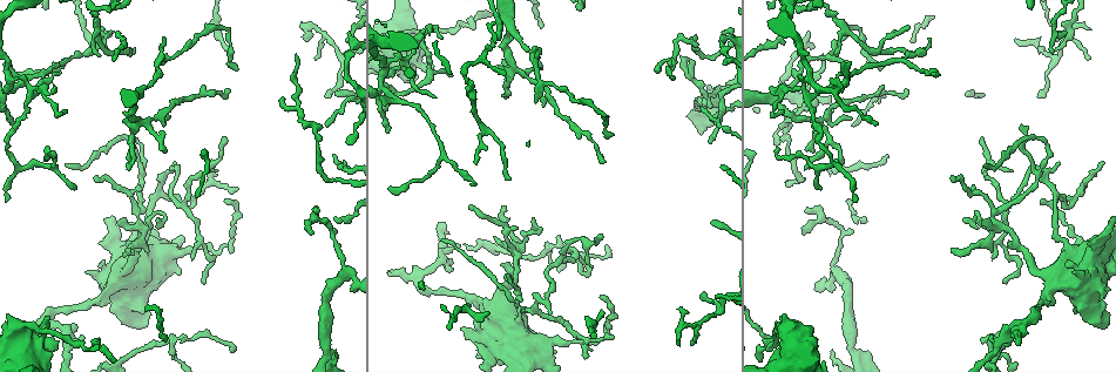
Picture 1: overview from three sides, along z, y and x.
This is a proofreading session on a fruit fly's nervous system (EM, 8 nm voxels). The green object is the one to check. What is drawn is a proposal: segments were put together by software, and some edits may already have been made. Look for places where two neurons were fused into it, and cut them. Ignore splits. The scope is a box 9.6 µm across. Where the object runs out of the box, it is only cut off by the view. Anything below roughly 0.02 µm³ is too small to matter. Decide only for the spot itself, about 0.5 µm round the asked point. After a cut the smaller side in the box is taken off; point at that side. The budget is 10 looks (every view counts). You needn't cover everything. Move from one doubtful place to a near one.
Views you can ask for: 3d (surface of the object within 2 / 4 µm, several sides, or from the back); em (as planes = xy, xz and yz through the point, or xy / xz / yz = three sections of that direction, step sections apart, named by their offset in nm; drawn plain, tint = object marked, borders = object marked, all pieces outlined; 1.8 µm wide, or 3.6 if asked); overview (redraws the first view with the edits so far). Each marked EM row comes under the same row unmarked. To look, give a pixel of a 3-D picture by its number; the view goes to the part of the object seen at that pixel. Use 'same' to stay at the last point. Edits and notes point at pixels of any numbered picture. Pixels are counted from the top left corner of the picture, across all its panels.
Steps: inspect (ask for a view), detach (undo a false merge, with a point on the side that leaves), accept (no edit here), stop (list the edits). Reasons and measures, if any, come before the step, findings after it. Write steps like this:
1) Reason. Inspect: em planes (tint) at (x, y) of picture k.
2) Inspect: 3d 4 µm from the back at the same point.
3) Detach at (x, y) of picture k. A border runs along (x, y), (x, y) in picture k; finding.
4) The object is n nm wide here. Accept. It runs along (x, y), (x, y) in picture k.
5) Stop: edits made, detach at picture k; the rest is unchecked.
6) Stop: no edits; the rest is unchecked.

Arms part here. Inspect: em planes (tint) at (518, 248) of picture 1.

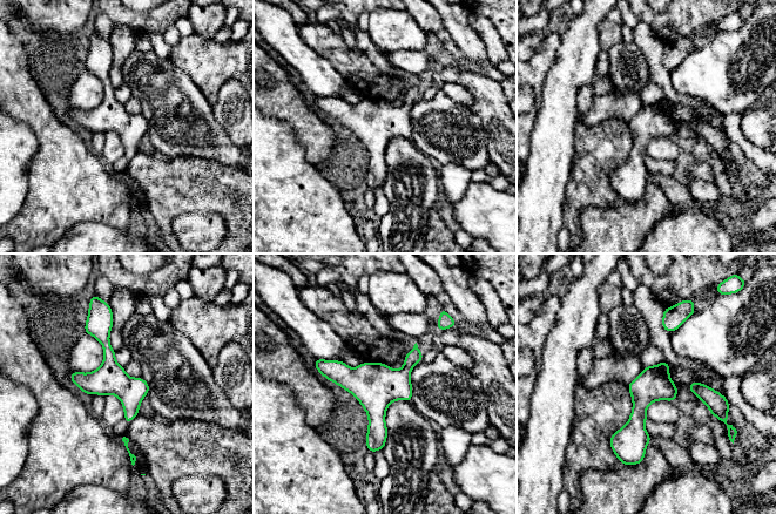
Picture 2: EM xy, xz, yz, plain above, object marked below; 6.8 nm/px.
Accept. It runs along (109, 316), (109, 373), (129, 393), (128, 418) in picture 2; one neuron here.

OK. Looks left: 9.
Calibre changes. Inspect: em 3.6 µm planes (borders) at (1076, 263) of picture 1.

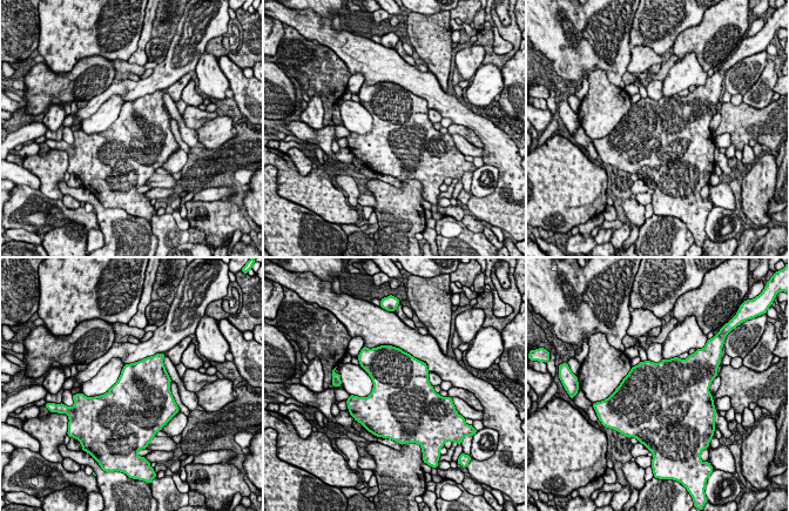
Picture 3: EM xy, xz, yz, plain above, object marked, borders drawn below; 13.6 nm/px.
Accept. Continuous, no second neuron.

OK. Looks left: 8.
Thin neck. Inspect: em xy step 4 (tint) at (317, 147) of picture 1.

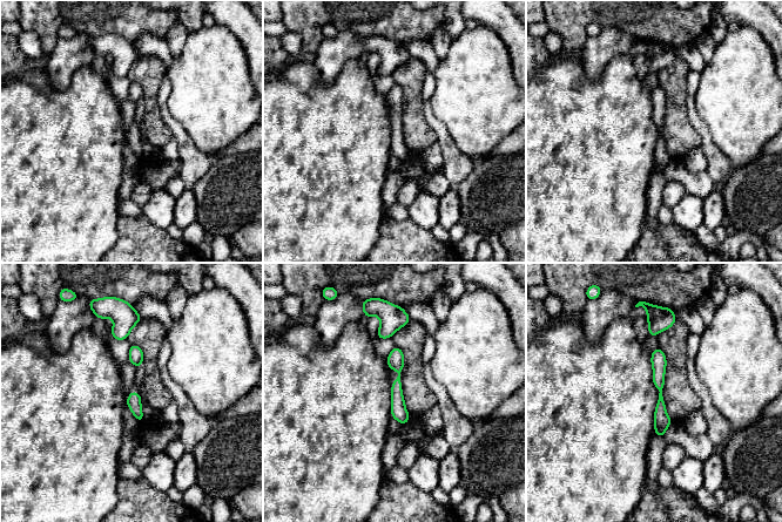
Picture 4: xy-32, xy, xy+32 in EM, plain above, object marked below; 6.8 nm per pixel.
Another direction. Inspect: em planes (tint) at the same point.

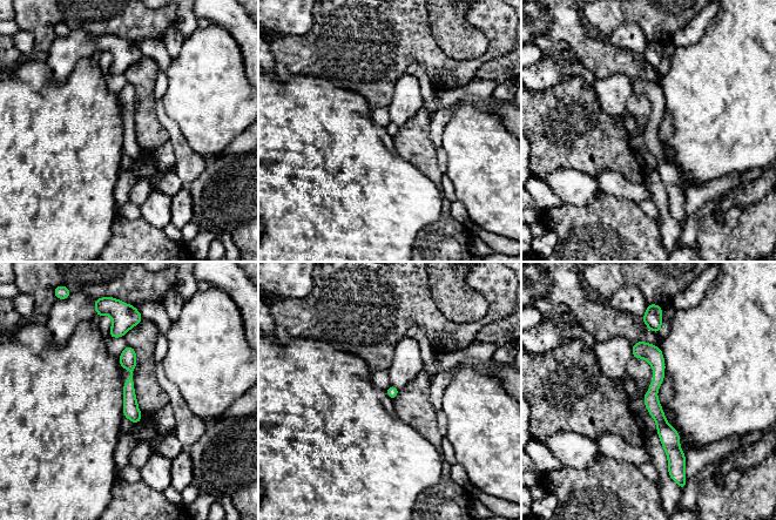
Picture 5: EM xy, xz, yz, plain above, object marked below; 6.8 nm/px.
Accept. It runs along (639, 344), (658, 363), (653, 406), (670, 461) in picture 5; all the same neuron.

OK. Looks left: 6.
Branch point. Inspect: em xy step 4 (tint) at (135, 120) of picture 1.

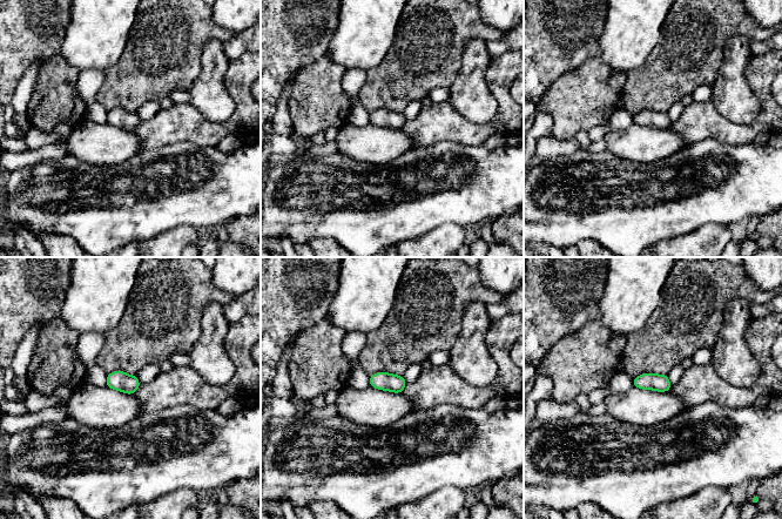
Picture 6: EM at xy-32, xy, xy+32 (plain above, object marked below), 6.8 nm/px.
Accept. One neuron here.

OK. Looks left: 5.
Stop: no edits; the rest is unchecked.

